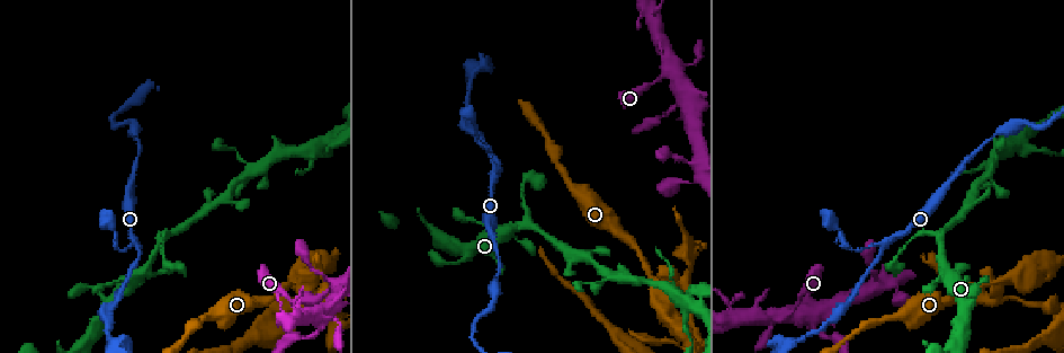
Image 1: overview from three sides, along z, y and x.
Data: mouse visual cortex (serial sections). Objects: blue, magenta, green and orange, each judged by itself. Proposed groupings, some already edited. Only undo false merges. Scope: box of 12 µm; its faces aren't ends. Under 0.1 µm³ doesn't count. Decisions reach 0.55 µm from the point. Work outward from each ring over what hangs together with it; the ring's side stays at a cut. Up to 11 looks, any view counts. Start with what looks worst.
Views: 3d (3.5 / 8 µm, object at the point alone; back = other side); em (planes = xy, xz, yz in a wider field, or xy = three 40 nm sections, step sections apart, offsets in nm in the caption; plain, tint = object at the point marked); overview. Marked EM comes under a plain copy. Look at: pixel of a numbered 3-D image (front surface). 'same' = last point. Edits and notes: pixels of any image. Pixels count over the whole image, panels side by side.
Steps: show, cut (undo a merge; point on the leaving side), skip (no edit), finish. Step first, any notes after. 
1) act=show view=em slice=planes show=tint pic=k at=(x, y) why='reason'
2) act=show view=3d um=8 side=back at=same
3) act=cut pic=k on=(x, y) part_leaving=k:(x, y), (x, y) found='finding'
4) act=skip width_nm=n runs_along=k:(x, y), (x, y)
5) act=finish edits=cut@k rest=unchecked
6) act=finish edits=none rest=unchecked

act=show view=3d um=3.5 side=back pic=1 at=(136, 241) why='two arms in line, one across'

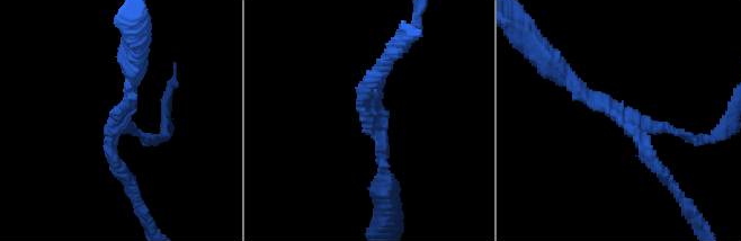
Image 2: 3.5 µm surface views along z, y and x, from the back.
act=show view=em slice=xy step=1 show=tint pic=2 at=(370, 122)

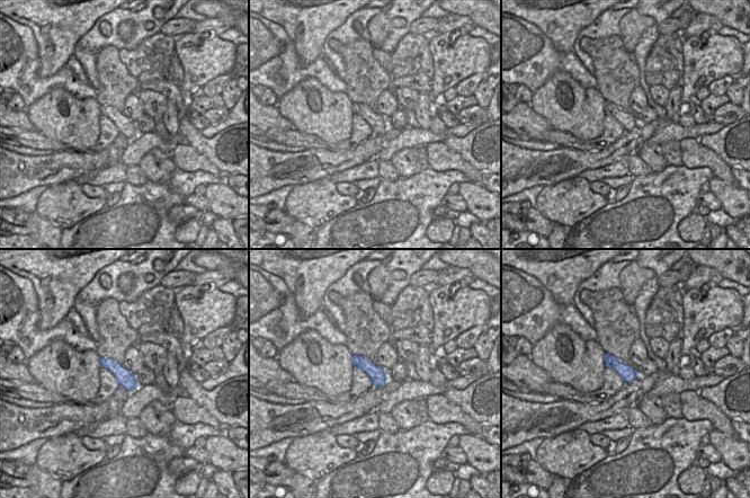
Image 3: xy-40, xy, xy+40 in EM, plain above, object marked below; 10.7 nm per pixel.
act=skip runs_along=2:(550, 64), (610, 106), (657, 168) found='one cell here'

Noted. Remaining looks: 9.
act=show view=3d um=8 pic=1 at=(938, 233)

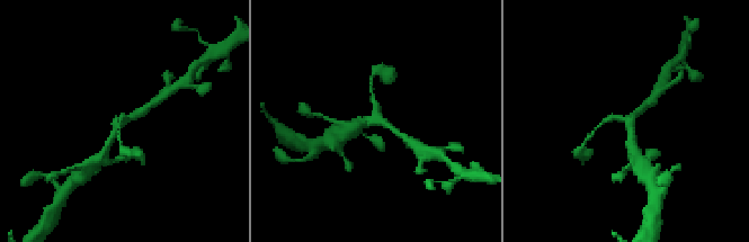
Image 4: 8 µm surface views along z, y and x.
act=show view=em slice=xy step=5 show=tint pic=4 at=(631, 121) arms=3 arm_widths_nm=200,200,200

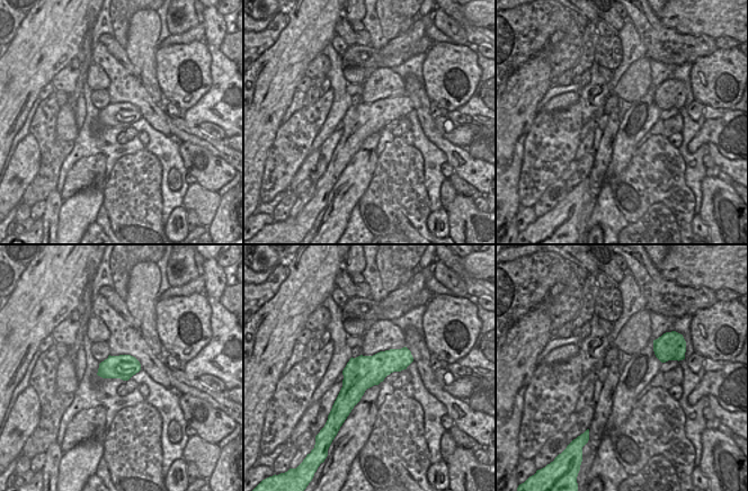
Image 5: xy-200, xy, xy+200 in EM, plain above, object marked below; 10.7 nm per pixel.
act=skip runs_along=5:(408, 354), (381, 364), (345, 412) found='continuous, no second cell'

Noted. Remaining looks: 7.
act=show view=em slice=xy step=3 show=tint pic=1 at=(1000, 301) why='branch point'

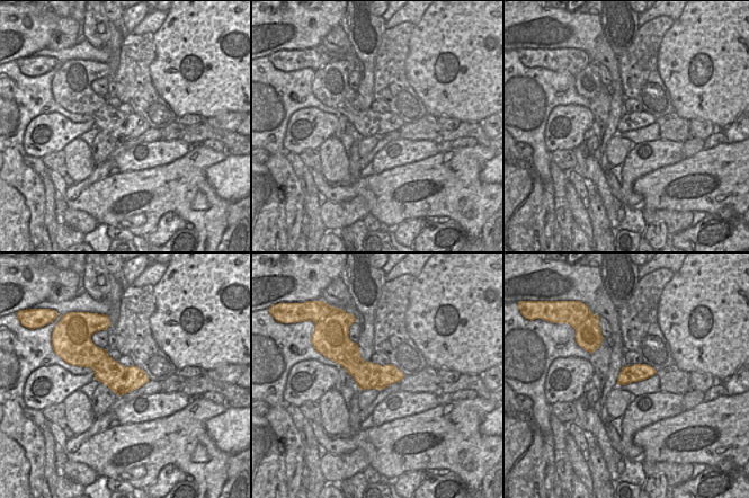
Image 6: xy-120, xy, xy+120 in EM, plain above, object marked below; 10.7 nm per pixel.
act=show view=3d um=3.5 at=same why='wider look'

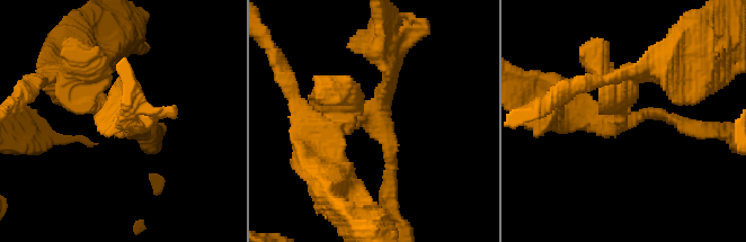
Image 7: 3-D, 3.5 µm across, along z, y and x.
act=skip runs_along=7:(65, 71), (138, 123) found='one cell here'

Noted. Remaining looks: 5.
act=show view=3d um=3.5 pic=1 at=(324, 323) why='looks like a crossing'

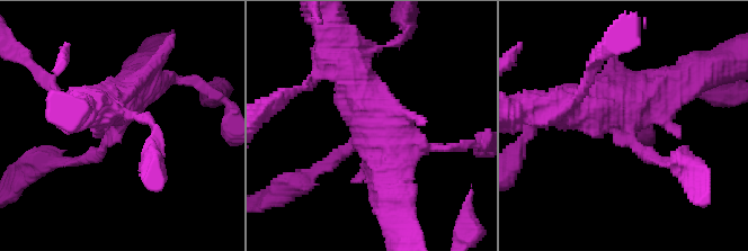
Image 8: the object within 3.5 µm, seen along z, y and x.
act=show view=em slice=planes show=tint pic=8 at=(630, 121)

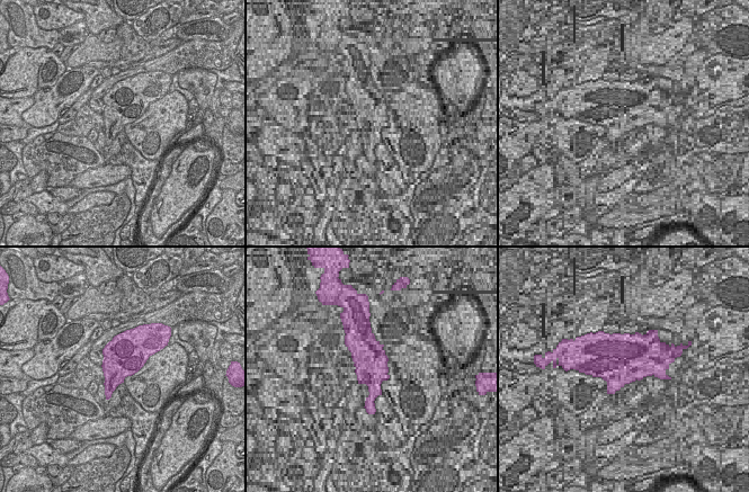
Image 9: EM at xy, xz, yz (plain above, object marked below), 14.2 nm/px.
act=skip runs_along=8:(329, 66), (377, 127), (384, 188) found='one cell here'

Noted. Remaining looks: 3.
act=finish edits=none rest=unchecked

